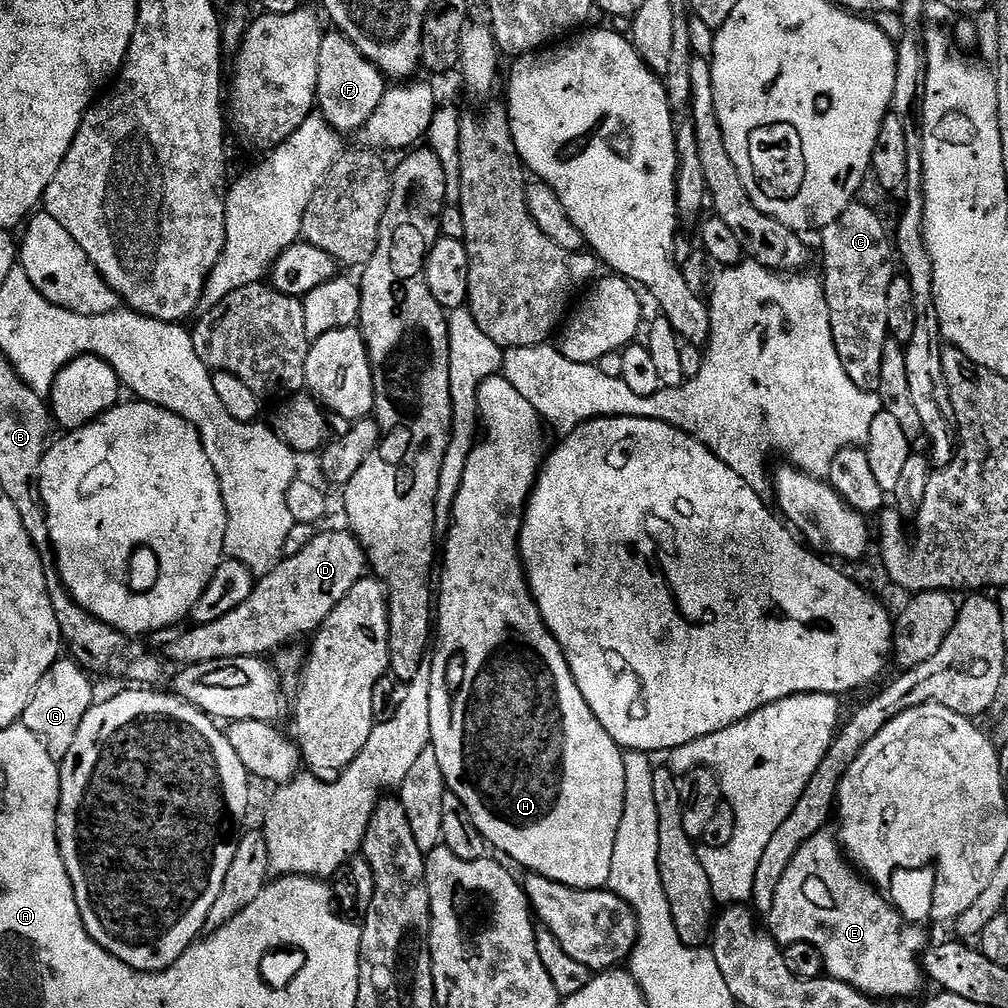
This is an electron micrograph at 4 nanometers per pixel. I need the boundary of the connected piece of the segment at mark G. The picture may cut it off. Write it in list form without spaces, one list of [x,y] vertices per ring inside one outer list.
[[[61,658],[42,674],[42,682],[34,690],[30,702],[26,706],[22,723],[26,730],[30,730],[46,746],[50,758],[57,762],[70,754],[70,746],[74,746],[74,738],[78,734],[78,726],[82,726],[82,718],[91,710],[94,697],[92,697],[92,680],[86,669],[71,658]]]

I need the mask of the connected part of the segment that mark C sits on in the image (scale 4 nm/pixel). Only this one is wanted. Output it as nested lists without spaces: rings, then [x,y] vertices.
[[[853,202],[830,226],[822,229],[819,237],[824,247],[824,272],[822,283],[826,306],[830,310],[830,330],[838,358],[842,358],[842,370],[850,377],[850,382],[863,392],[879,393],[882,382],[882,350],[889,337],[886,318],[886,297],[889,296],[890,282],[898,275],[898,264],[894,259],[894,240],[884,229],[880,216],[872,208],[861,202]]]

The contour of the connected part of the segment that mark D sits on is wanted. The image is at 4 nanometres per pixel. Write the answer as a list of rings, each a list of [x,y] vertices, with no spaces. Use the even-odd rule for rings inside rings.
[[[317,531],[306,550],[284,556],[256,580],[250,598],[238,610],[230,610],[218,622],[189,627],[189,632],[170,641],[167,659],[177,666],[187,666],[243,656],[267,657],[296,642],[299,636],[311,637],[326,622],[334,606],[365,576],[364,548],[351,532]]]

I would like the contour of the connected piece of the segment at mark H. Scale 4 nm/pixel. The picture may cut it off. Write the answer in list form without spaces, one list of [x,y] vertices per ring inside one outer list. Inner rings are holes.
[[[497,374],[486,378],[486,382],[482,382],[478,390],[478,410],[480,411],[478,417],[479,427],[482,429],[482,435],[479,437],[478,443],[472,449],[470,458],[466,462],[466,474],[462,474],[462,486],[456,495],[456,501],[452,507],[452,525],[448,527],[446,539],[442,544],[442,564],[444,560],[444,573],[439,573],[438,576],[438,635],[434,640],[434,651],[430,656],[430,671],[427,673],[428,677],[428,713],[430,714],[430,734],[432,749],[434,754],[438,754],[438,766],[442,766],[442,774],[444,775],[444,782],[447,791],[453,792],[456,797],[462,802],[462,806],[470,814],[470,818],[474,822],[474,826],[478,826],[478,830],[482,834],[482,838],[489,845],[492,844],[500,852],[505,852],[510,859],[516,864],[521,864],[522,867],[528,868],[529,873],[537,876],[545,876],[559,884],[565,884],[571,888],[604,888],[610,878],[610,862],[614,862],[614,842],[618,838],[618,826],[622,822],[622,810],[624,809],[624,799],[626,798],[626,766],[624,765],[624,752],[620,745],[614,742],[614,738],[610,738],[608,731],[602,727],[598,722],[598,718],[594,714],[594,710],[590,710],[590,706],[586,702],[586,698],[582,694],[582,690],[576,681],[576,674],[570,670],[568,665],[568,657],[565,656],[560,642],[554,638],[551,627],[544,622],[544,613],[536,604],[534,594],[528,589],[528,577],[526,575],[525,561],[520,559],[520,549],[518,547],[520,542],[520,525],[522,523],[522,513],[528,507],[528,498],[533,495],[536,487],[536,477],[542,471],[542,465],[546,459],[546,448],[544,452],[544,432],[546,433],[545,425],[542,423],[540,415],[534,410],[534,406],[530,406],[530,402],[526,402],[526,398],[522,398],[522,394],[518,394],[518,390],[514,390],[514,386],[510,386],[510,382],[503,374]]]

